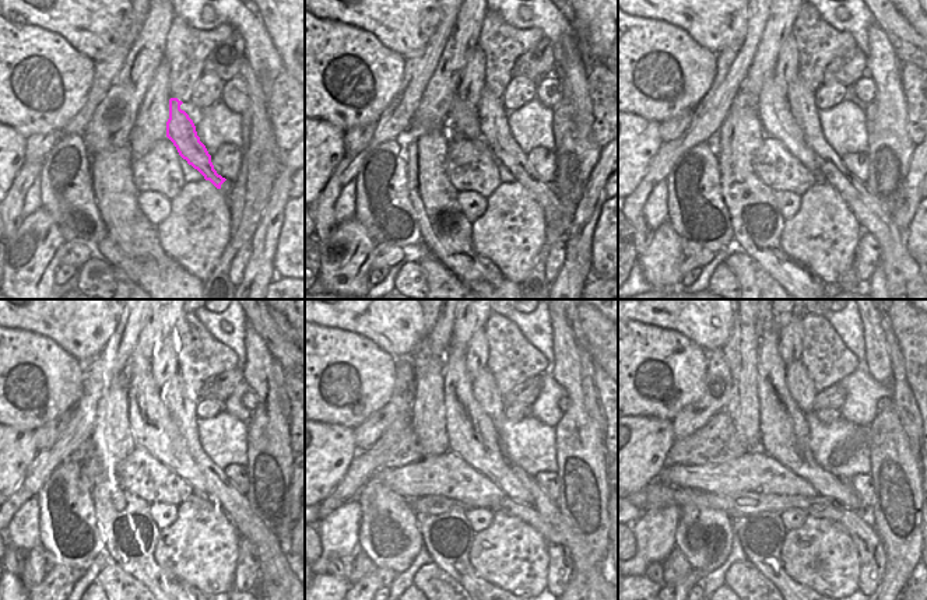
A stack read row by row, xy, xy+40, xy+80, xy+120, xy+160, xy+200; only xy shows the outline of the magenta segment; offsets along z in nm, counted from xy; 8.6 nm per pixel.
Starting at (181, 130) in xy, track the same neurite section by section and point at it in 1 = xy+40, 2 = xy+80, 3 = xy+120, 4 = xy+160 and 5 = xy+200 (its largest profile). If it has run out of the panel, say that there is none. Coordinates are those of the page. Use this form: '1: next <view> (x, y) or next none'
1: next xy+40 (492, 116)
2: next xy+80 (801, 101)
3: next xy+120 (181, 409)
4: next xy+160 (484, 388)
5: next xy+200 (800, 385)

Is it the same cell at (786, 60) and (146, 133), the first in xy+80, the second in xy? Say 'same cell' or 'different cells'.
same cell

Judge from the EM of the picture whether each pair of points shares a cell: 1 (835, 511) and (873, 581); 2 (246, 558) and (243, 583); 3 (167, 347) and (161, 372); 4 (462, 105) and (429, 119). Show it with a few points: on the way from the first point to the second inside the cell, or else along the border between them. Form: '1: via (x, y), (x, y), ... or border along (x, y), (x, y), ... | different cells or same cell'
1: via (853, 527), (868, 543), (871, 562) | same cell
2: via (246, 564), (246, 578) | same cell
3: via (167, 353), (164, 367) | same cell
4: border along (455, 101), (452, 105) | different cells

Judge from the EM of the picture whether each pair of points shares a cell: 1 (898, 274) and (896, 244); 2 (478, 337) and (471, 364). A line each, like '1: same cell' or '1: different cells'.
1: same cell
2: same cell

